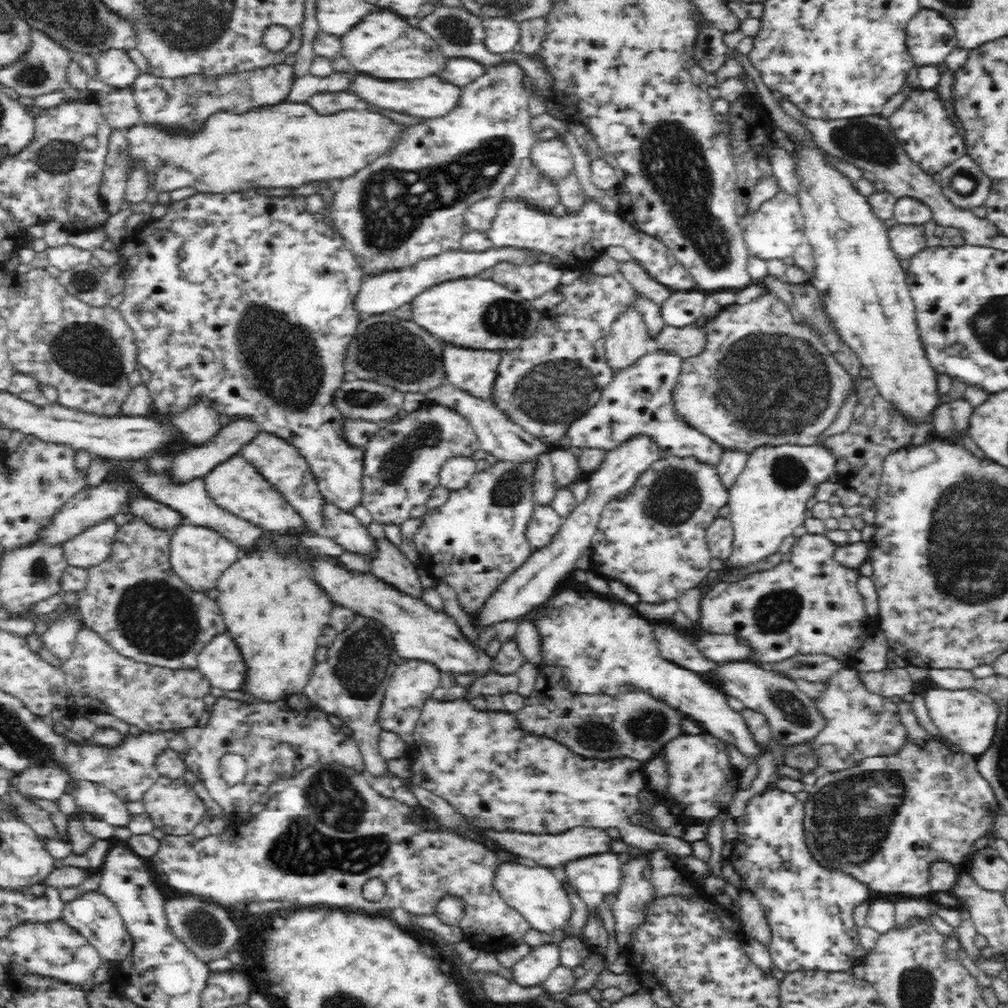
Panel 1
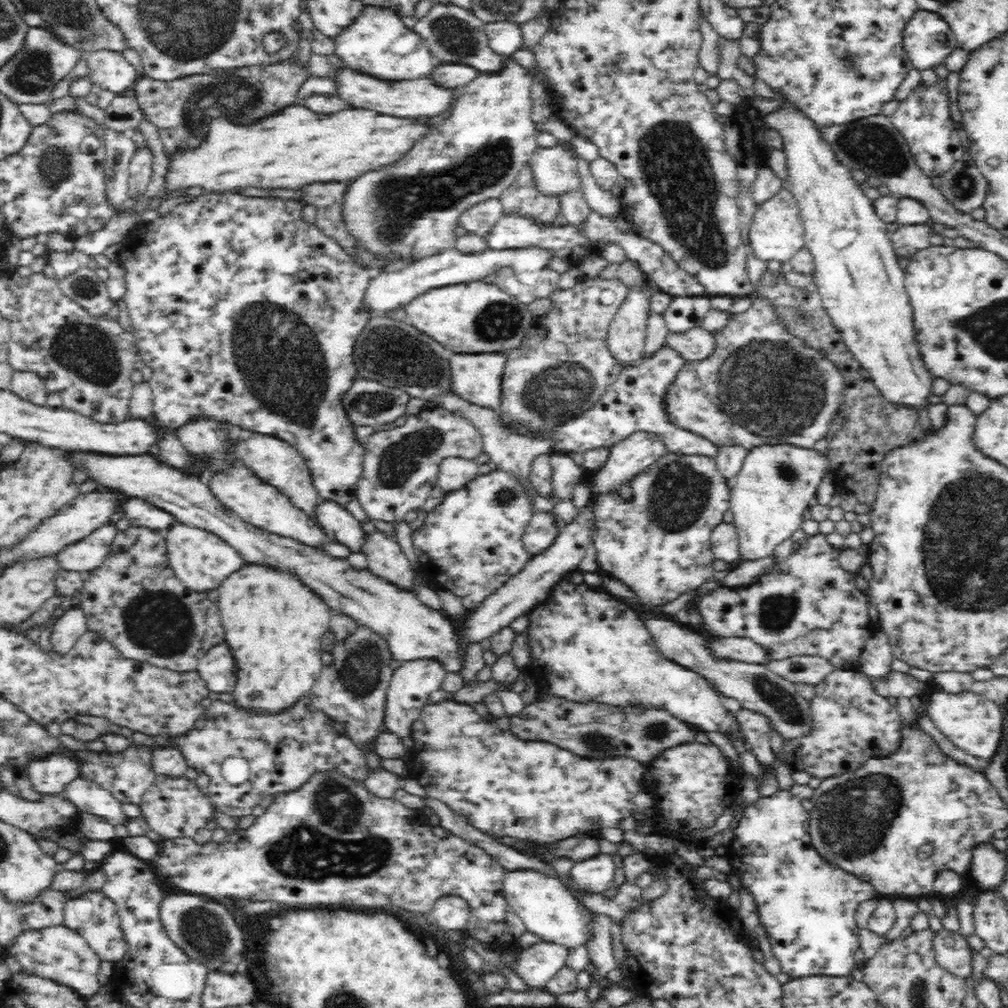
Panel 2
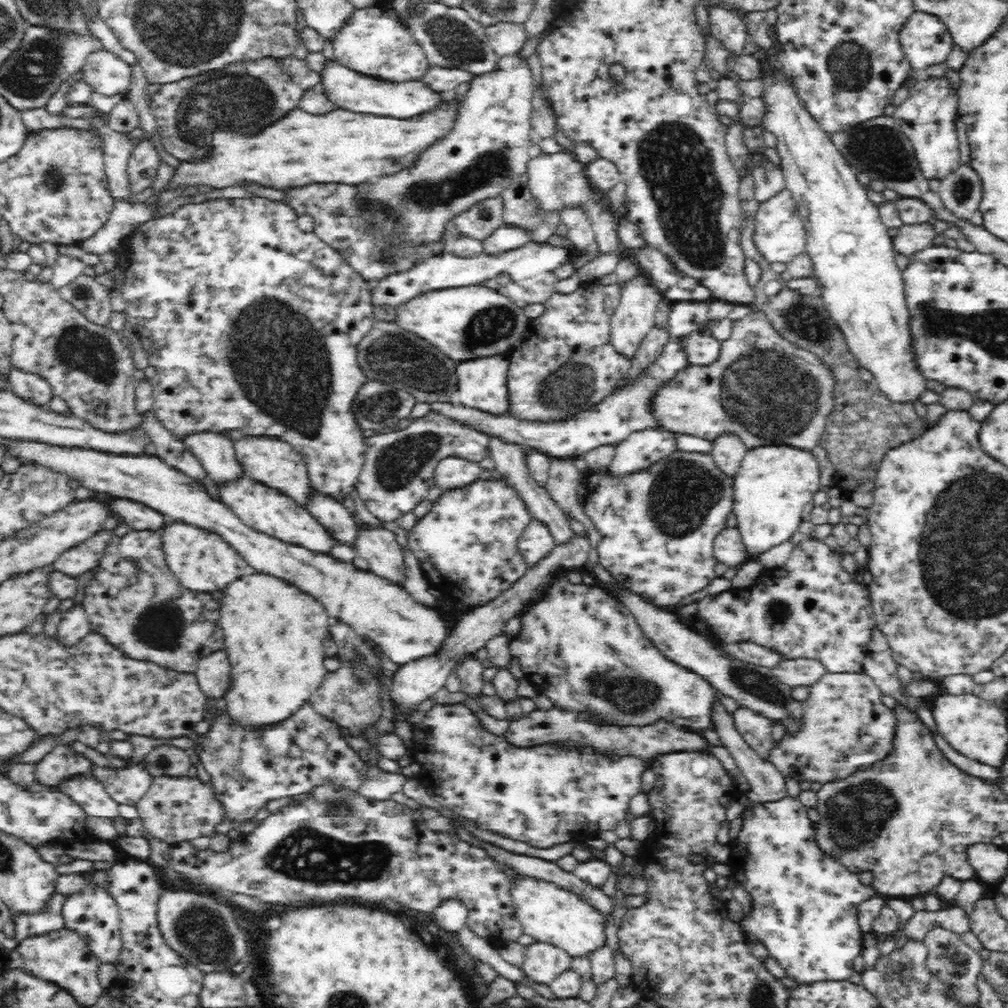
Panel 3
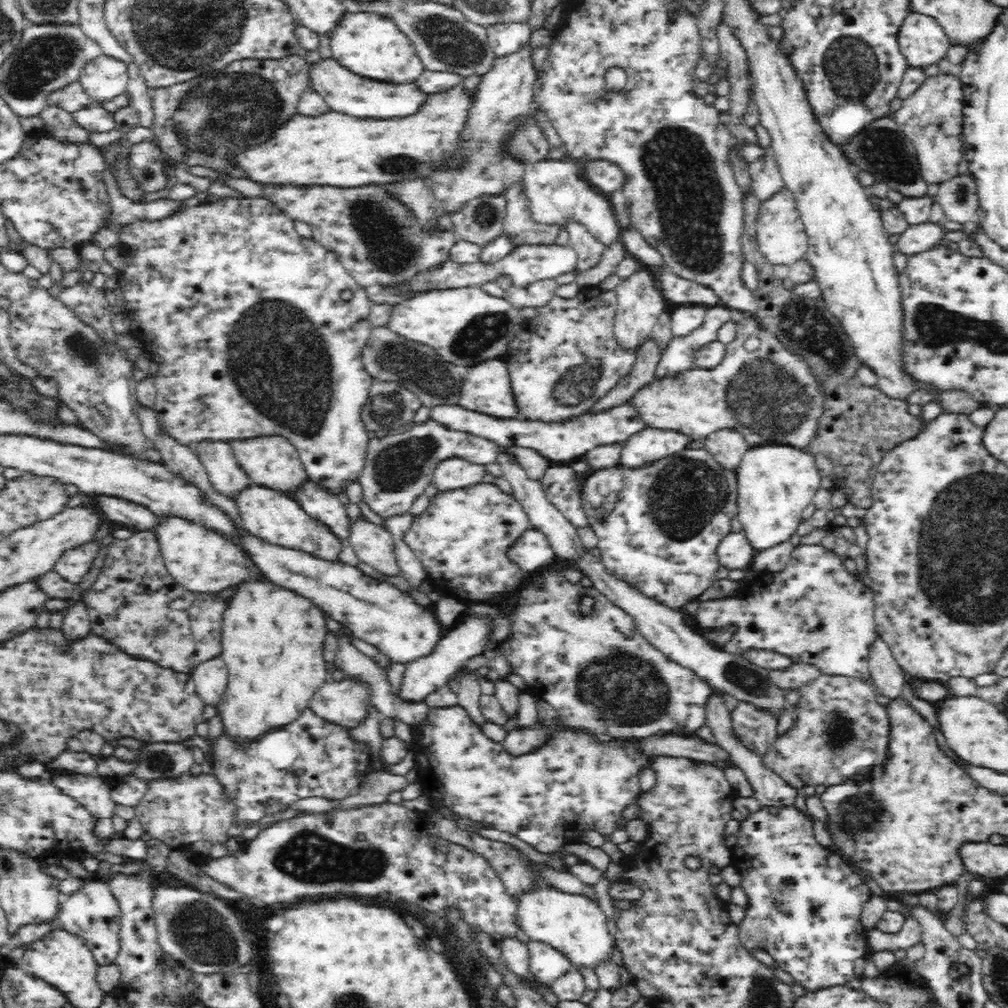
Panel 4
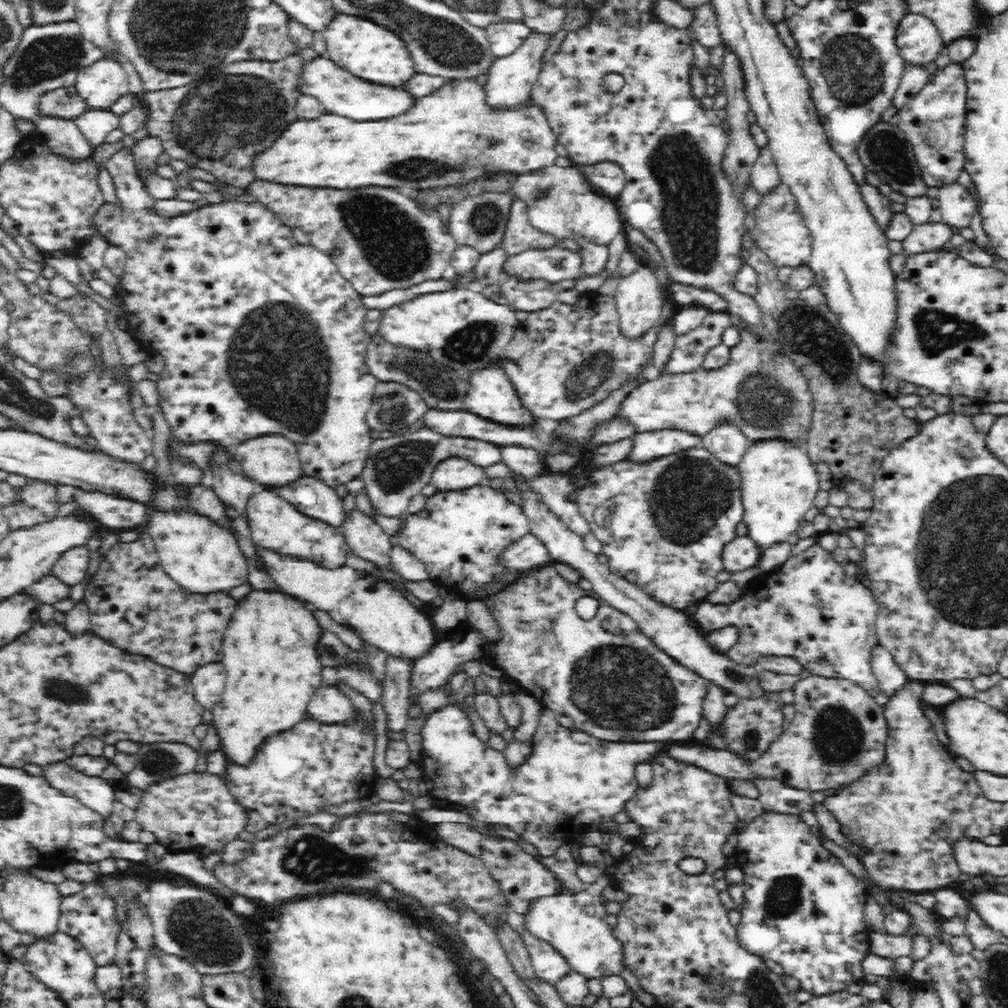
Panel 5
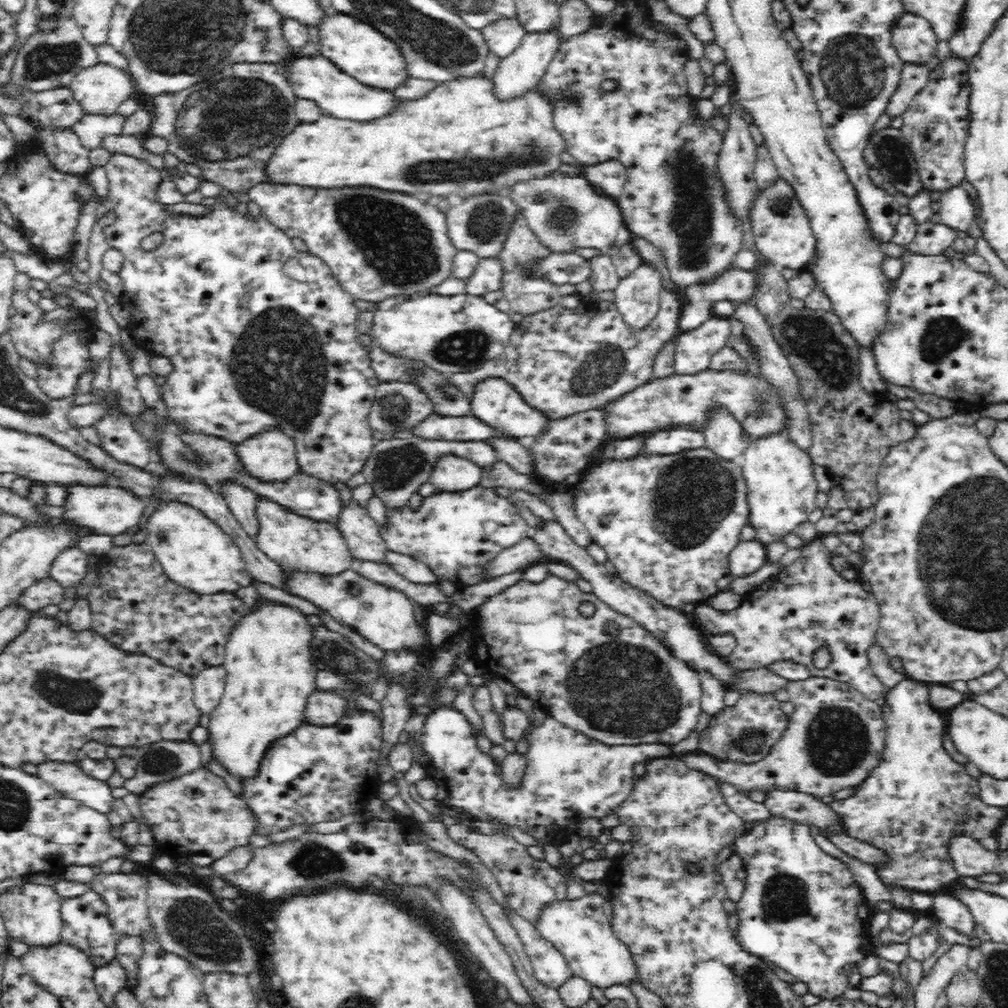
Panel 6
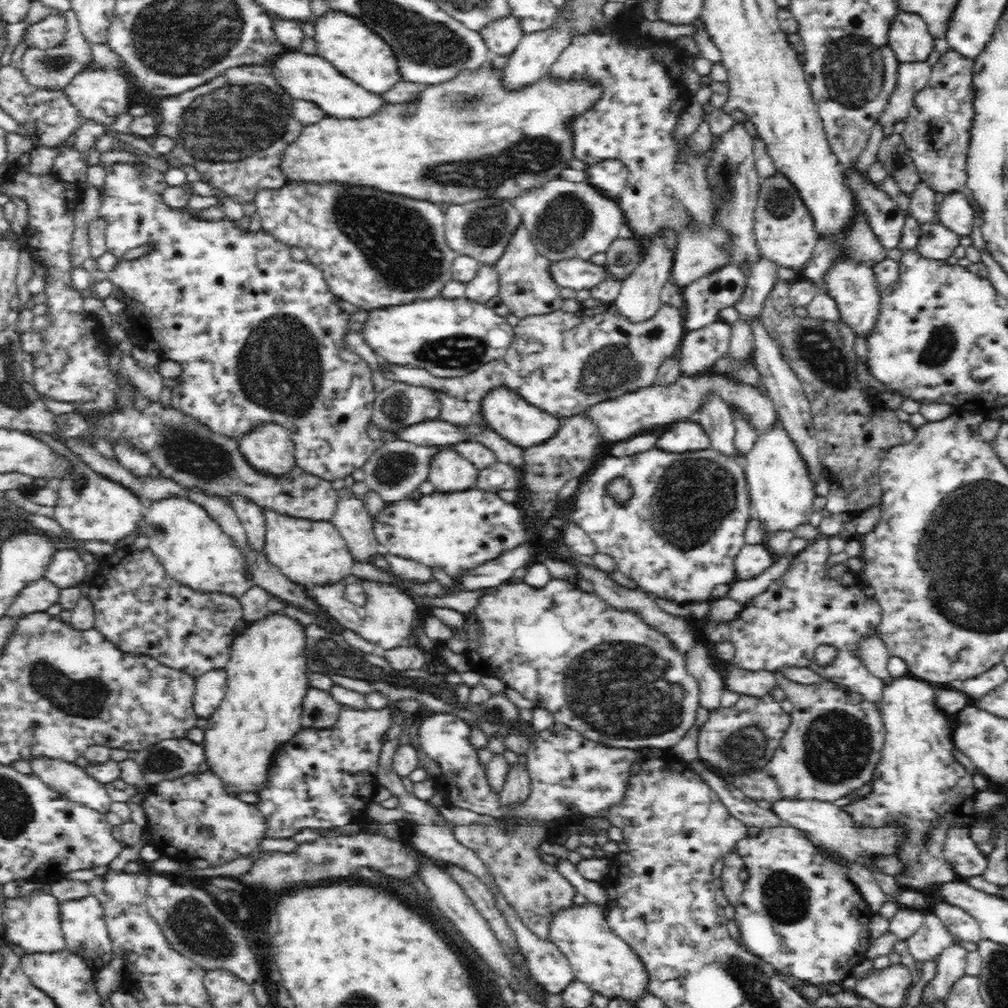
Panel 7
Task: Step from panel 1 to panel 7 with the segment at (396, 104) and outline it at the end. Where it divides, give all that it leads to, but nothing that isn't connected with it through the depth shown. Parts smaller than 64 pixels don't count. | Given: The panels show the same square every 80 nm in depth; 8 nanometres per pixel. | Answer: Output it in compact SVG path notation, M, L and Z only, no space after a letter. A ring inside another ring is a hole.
M289 49L278 60L273 61L271 66L278 82L282 83L292 97L315 102L328 116L334 118L370 118L380 113L387 102L383 93L368 92L362 86L354 84L348 76L340 74L334 65L318 54L302 54L295 49Z

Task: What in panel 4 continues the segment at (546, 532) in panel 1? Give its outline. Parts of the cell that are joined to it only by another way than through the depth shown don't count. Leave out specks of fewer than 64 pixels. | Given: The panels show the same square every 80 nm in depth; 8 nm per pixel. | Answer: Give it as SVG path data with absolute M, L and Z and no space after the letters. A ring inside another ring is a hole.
M532 526L524 531L508 552L508 557L514 559L522 569L532 573L545 569L554 555L554 549L544 531Z

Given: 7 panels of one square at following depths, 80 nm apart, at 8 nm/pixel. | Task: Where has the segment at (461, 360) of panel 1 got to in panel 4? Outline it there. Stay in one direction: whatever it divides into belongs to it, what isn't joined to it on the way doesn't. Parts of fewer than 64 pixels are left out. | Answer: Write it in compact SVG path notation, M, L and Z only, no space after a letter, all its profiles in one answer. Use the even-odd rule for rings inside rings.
M499 357L484 359L479 363L463 368L461 391L457 401L460 406L468 410L480 411L498 418L520 417L512 394L508 365Z

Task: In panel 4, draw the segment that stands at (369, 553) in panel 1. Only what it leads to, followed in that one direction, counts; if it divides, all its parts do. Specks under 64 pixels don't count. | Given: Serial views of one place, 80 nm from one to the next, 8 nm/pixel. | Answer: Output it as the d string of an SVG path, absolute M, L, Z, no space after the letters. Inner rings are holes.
M312 481L304 482L299 490L289 494L298 501L312 518L323 522L342 541L347 540L352 530L352 521L346 513L346 505L336 495L326 492Z

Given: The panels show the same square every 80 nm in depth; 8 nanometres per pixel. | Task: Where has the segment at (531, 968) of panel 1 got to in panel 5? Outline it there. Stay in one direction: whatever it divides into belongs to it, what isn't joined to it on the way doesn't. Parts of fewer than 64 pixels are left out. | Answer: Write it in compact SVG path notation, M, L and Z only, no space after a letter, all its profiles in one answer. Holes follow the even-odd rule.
M527 929L520 934L529 952L535 975L550 986L571 970L568 961L549 942L534 938Z

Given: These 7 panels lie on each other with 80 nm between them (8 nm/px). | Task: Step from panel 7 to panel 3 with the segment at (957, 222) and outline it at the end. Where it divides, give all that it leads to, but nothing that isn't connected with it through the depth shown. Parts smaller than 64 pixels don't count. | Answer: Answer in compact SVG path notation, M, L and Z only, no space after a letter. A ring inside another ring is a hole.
M960 164L954 173L940 179L940 199L960 219L968 220L979 210L982 194L982 180L970 164Z

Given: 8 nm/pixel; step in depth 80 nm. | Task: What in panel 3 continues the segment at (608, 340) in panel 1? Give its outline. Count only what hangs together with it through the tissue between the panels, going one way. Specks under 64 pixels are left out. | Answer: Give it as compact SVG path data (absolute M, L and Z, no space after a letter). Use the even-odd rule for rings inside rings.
M644 274L622 284L622 288L622 298L611 318L609 341L618 354L631 360L636 356L646 333L655 324L653 314L657 309L658 301L663 297Z

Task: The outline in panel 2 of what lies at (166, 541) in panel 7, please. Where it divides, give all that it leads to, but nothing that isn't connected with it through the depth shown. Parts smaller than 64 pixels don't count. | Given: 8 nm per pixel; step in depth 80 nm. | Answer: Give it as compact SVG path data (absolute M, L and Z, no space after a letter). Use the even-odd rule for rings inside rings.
M176 522L167 532L168 542L166 544L168 546L166 548L168 548L170 566L175 575L182 580L184 586L188 586L192 590L206 592L218 588L220 581L227 577L232 570L236 570L236 566L240 566L240 562L244 562L242 555L234 547L231 547L212 531ZM206 552L210 552L210 554L206 554ZM202 554L206 554L208 558L214 556L216 562L232 562L232 564L194 564L198 560L204 560ZM226 556L230 556L230 558L226 558Z

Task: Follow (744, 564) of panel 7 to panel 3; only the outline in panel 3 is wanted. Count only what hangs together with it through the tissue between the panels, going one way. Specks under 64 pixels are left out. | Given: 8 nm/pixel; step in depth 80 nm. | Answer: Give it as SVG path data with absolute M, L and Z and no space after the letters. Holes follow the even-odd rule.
M727 525L714 537L713 553L717 562L722 562L729 567L737 568L744 561L749 560L739 530L728 528Z

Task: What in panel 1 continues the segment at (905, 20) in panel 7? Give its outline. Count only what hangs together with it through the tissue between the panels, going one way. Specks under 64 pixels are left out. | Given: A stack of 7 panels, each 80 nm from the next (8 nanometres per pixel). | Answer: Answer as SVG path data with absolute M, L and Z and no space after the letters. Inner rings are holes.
M921 7L908 23L907 47L912 60L920 66L937 66L958 47L952 23L937 10Z

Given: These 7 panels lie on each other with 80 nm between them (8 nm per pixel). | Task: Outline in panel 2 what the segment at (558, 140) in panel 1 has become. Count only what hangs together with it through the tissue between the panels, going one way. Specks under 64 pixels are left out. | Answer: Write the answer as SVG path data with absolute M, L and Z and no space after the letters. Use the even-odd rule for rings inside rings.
M562 143L537 146L530 164L539 190L556 197L568 190L581 190L582 181L575 157L572 148Z

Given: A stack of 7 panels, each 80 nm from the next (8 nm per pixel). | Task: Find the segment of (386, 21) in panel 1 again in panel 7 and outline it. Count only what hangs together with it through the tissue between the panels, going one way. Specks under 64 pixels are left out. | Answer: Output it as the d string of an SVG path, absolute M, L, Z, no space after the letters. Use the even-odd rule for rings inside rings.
M332 9L314 20L314 40L316 54L332 62L336 69L340 70L344 76L352 78L356 84L378 94L394 88L394 84L402 80L402 74L400 74L398 58L392 46L386 44L370 28L357 18Z

